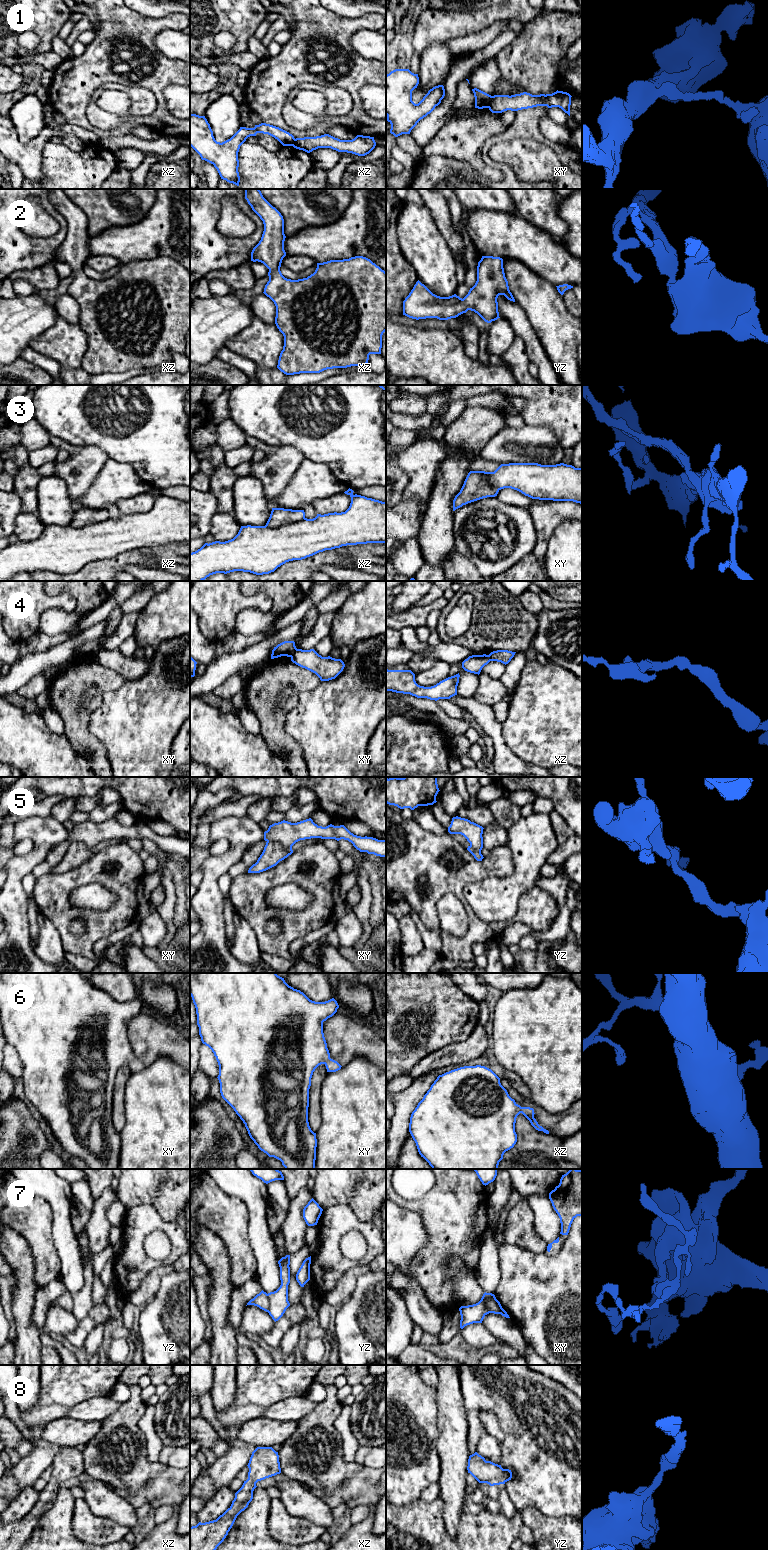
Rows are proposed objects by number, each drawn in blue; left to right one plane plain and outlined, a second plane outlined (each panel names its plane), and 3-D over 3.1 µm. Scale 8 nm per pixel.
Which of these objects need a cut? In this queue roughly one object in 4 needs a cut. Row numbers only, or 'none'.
1, 3, 4, 5, 7

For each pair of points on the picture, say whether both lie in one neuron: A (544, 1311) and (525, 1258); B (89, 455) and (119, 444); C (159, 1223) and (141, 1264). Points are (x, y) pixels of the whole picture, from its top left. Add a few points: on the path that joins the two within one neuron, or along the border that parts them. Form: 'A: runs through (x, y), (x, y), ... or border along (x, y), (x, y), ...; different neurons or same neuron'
A: runs through (544, 1298), (525, 1276), (525, 1271); same neuron
B: border along (82, 446), (96, 445), (108, 457); different neurons
C: runs through (147, 1228), (138, 1237), (138, 1252); same neuron

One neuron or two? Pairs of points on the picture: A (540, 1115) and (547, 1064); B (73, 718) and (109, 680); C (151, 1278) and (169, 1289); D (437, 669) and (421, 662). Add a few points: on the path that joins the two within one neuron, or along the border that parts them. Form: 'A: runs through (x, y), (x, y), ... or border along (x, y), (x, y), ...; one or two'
A: border along (528, 1099), (548, 1112), (560, 1113), (564, 1111); two
B: runs through (84, 715), (102, 691); one
C: border along (170, 1269), (162, 1278), (157, 1293), (150, 1301); two
D: border along (438, 661), (431, 667), (415, 674); two

